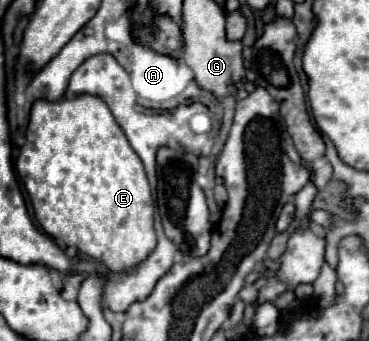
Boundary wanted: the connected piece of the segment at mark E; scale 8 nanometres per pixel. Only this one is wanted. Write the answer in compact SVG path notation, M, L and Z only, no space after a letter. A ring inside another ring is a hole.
M69 96L57 102L37 100L31 108L25 138L27 142L17 158L17 174L31 196L37 222L51 238L63 246L75 246L79 252L101 262L109 274L133 270L155 250L155 202L143 162L115 122L109 106L99 96Z

